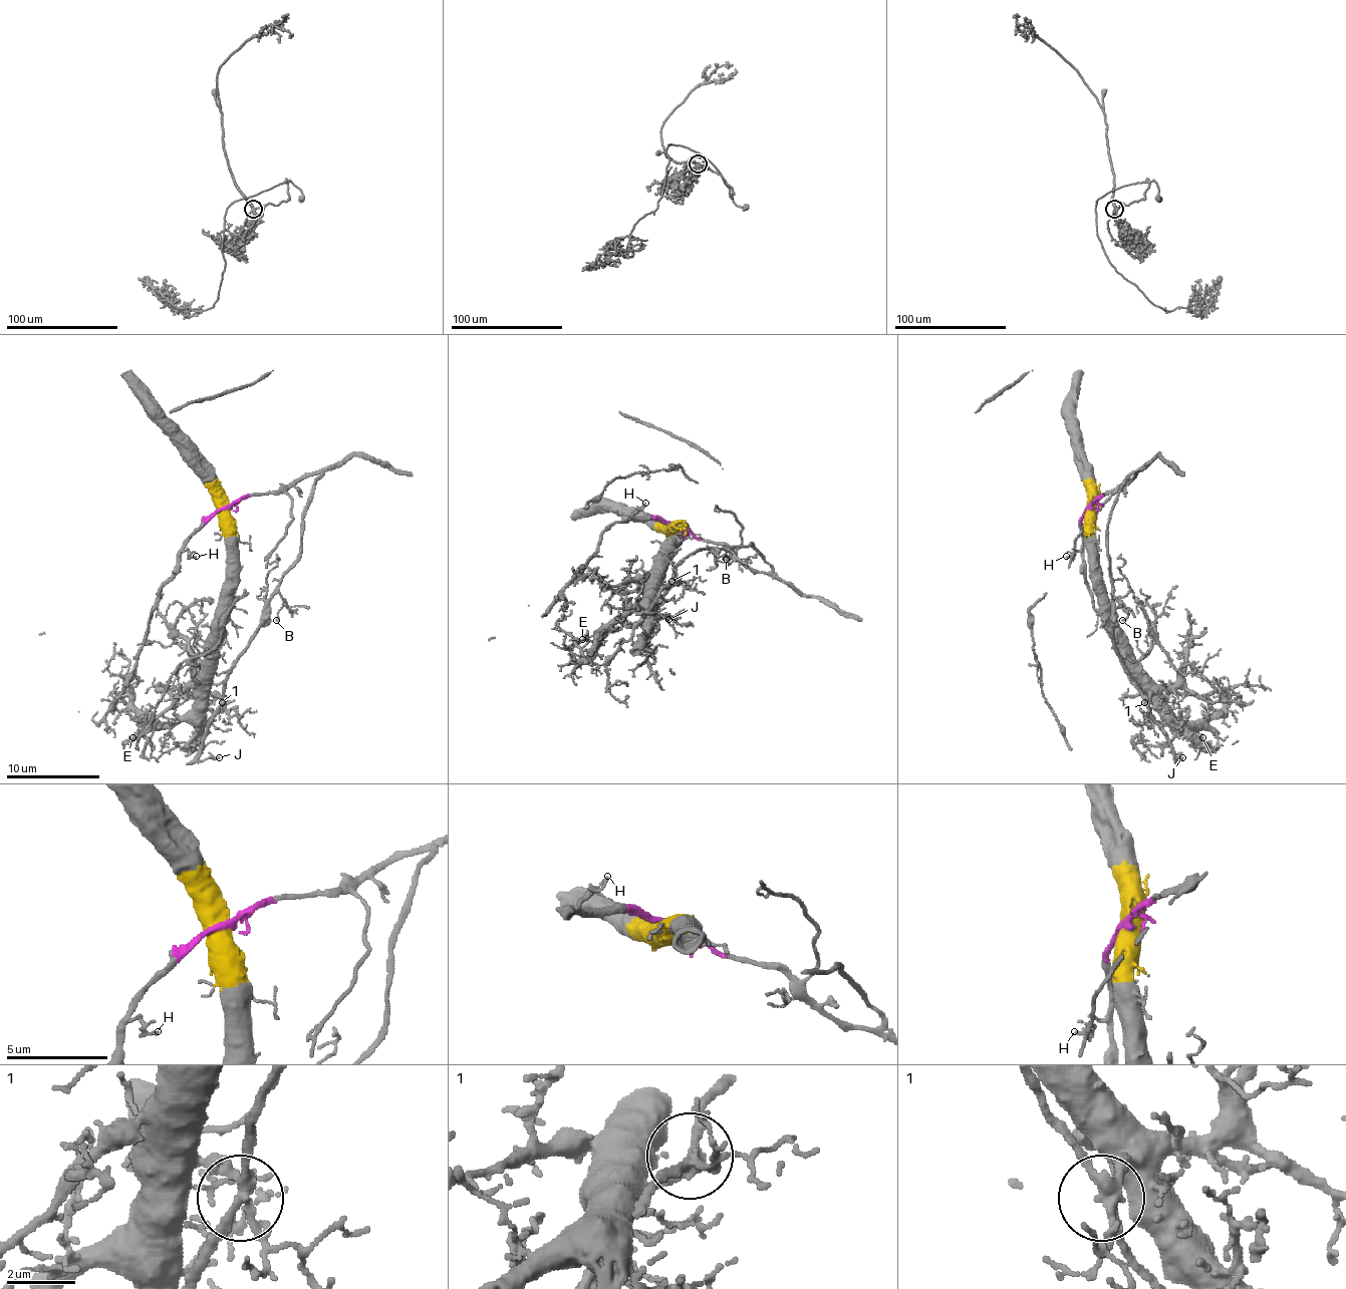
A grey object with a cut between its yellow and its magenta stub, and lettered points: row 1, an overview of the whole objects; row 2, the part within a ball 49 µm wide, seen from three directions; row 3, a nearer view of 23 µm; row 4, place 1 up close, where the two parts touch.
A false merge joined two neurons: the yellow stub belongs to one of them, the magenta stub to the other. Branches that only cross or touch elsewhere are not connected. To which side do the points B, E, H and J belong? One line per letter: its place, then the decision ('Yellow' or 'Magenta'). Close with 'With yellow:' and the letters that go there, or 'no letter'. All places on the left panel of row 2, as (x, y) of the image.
B: Place: (276, 620). Magenta
E: Place: (132, 737). Yellow
H: Place: (196, 556). Magenta
J: Place: (219, 757). Magenta
With yellow: E

